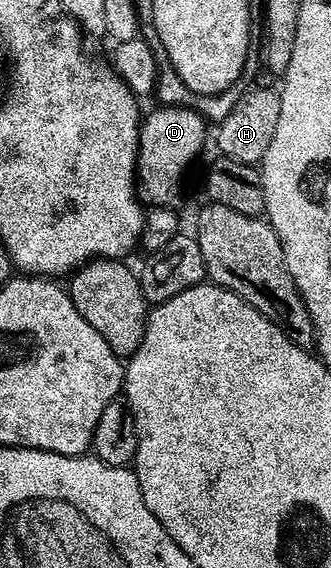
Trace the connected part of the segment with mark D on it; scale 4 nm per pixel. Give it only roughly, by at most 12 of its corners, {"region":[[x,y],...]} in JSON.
{"region":[[155,106],[139,129],[140,197],[175,208],[209,124]]}

